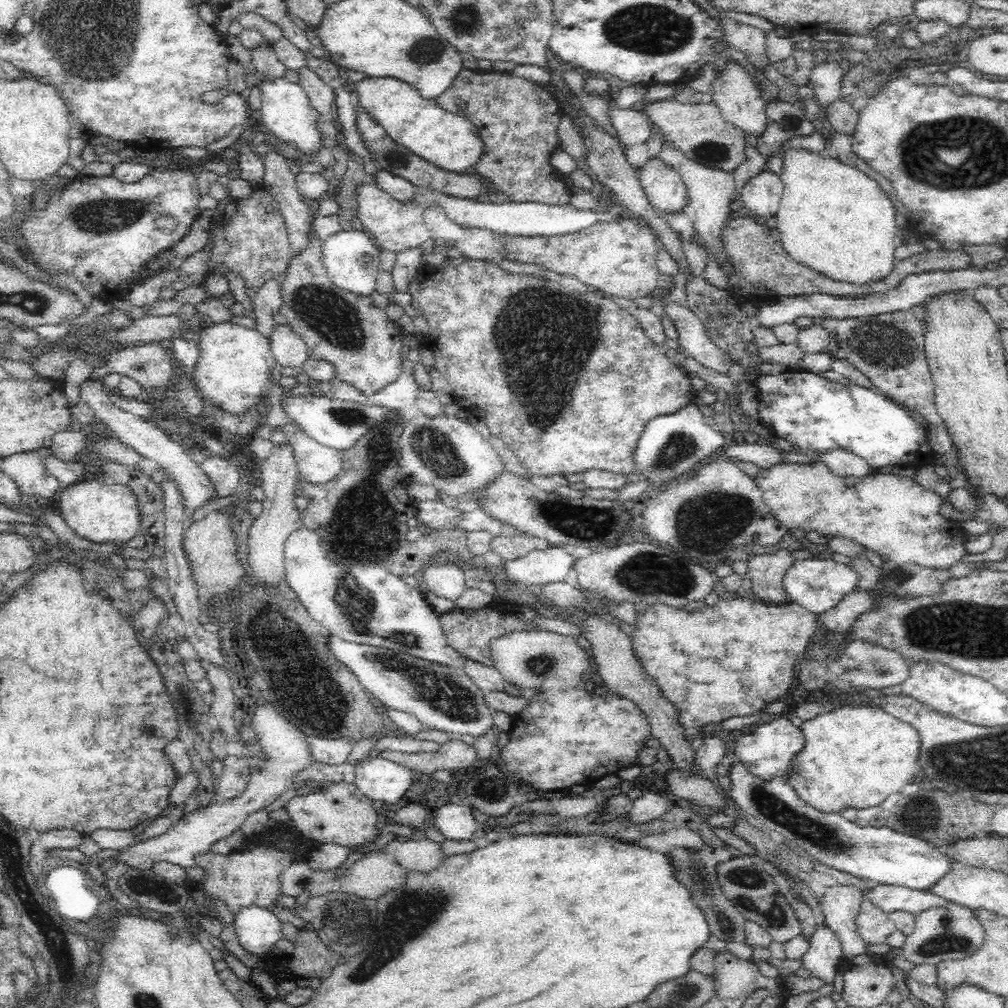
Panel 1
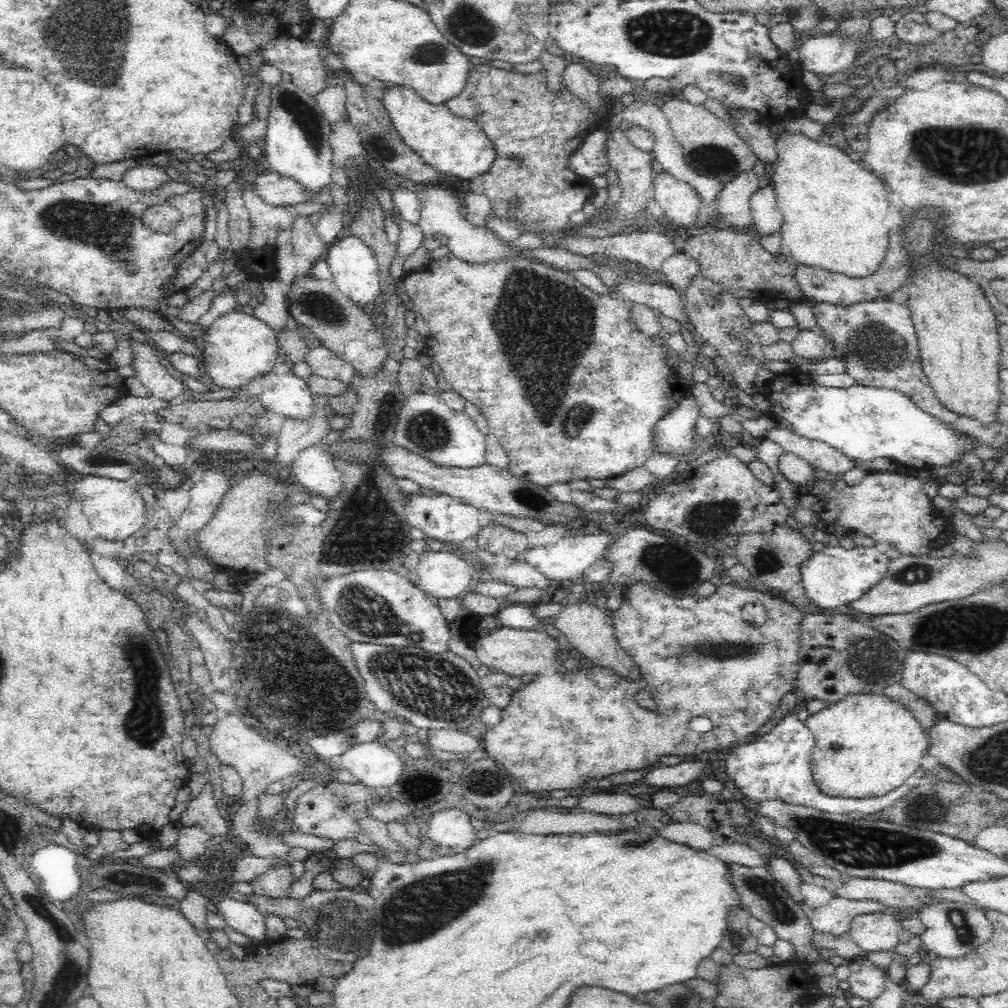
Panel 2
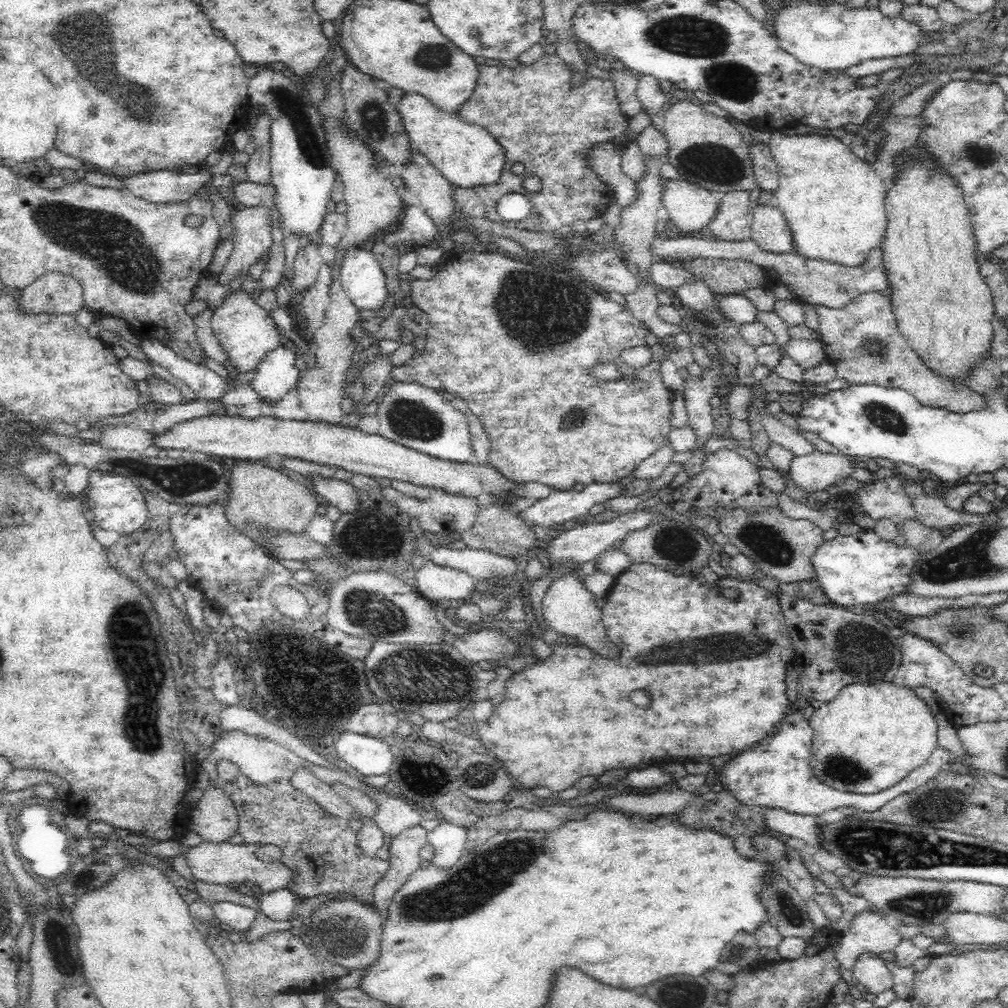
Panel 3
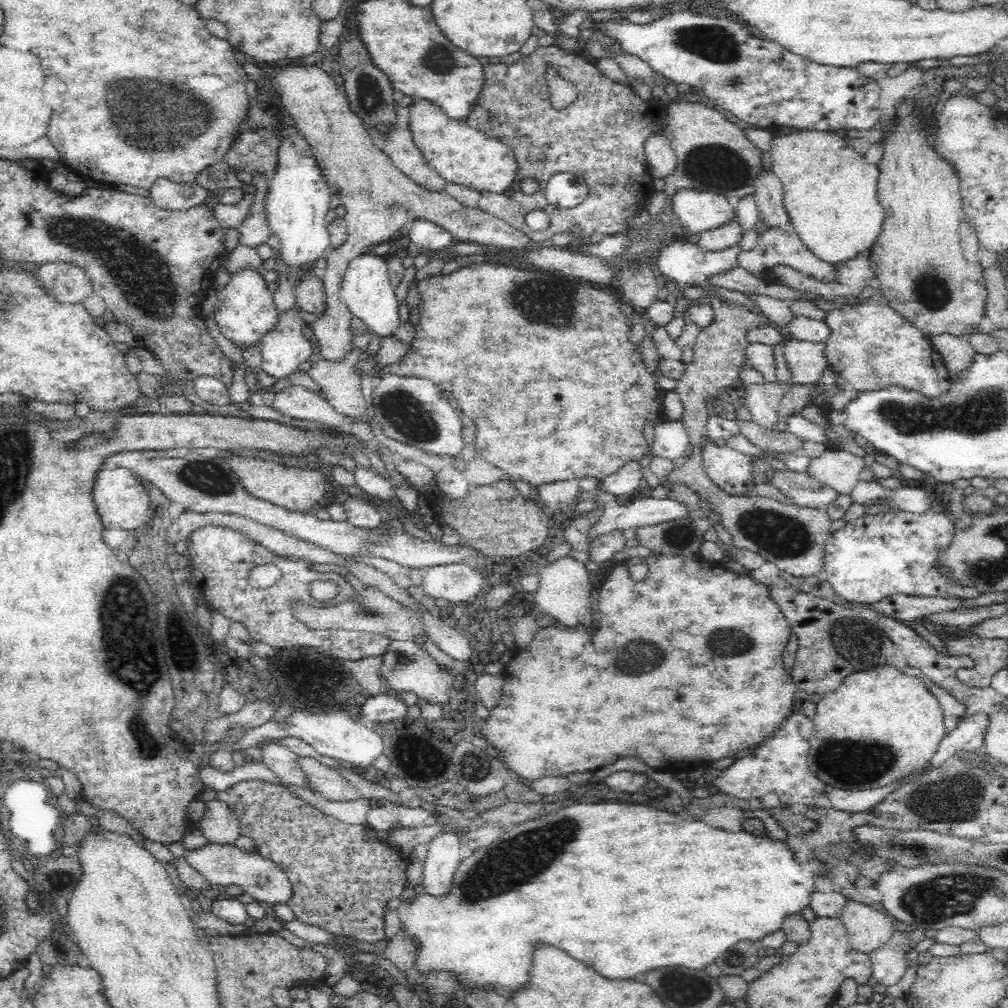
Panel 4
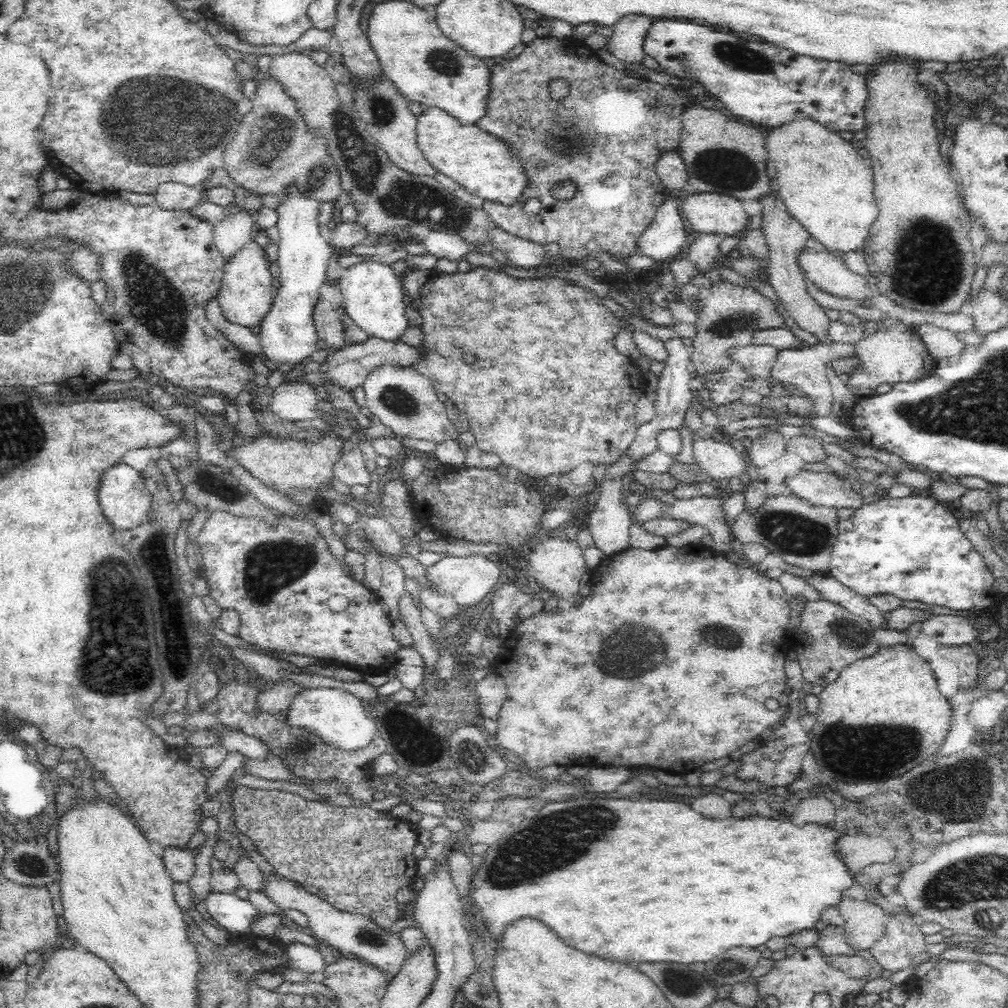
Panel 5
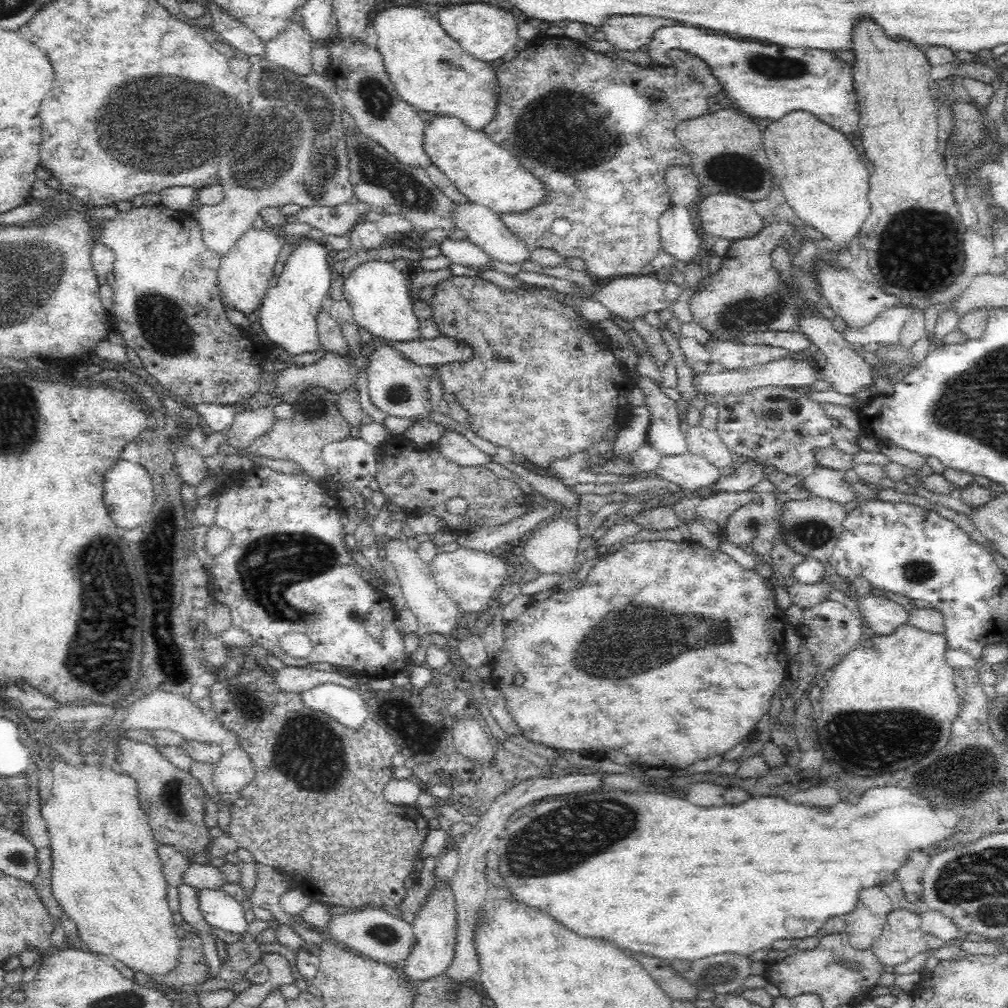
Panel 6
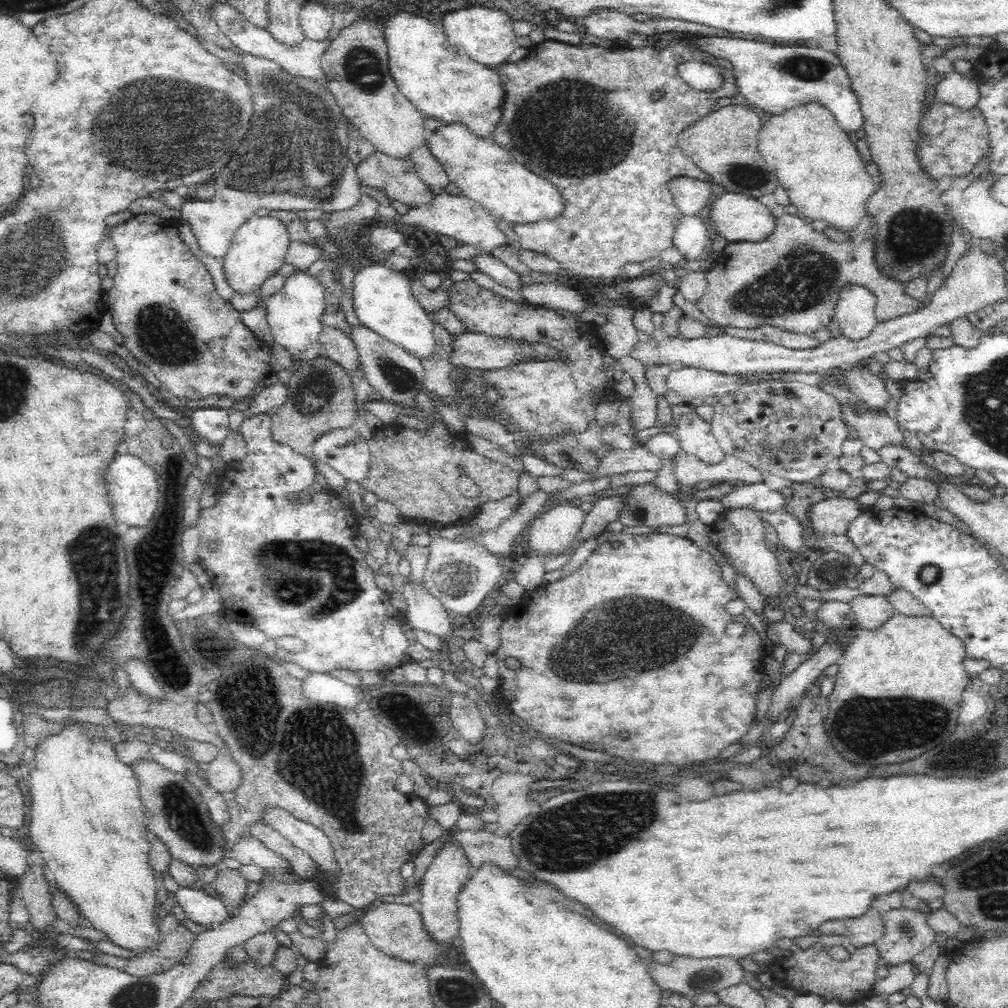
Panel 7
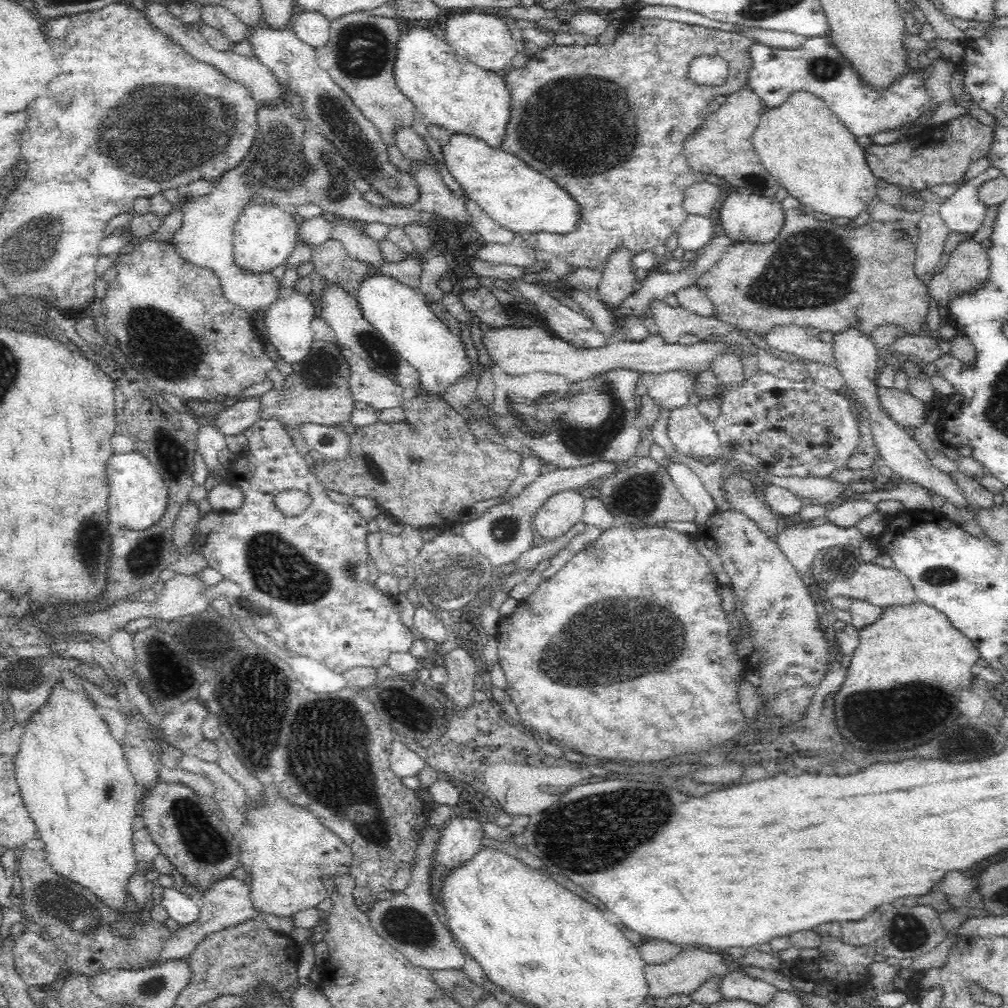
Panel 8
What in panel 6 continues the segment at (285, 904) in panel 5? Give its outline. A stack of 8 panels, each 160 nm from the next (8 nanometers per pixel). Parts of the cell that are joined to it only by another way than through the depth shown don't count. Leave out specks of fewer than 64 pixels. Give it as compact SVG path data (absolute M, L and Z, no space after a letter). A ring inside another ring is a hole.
M376 906L343 915L333 914L332 924L325 928L325 935L329 941L345 945L367 958L393 965L403 964L414 946L413 925L403 920L397 911Z

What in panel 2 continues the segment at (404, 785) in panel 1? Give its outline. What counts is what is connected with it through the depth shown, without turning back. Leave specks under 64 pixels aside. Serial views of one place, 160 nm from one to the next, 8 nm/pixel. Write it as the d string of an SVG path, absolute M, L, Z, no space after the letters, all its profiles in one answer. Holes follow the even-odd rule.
M368 741L349 746L337 757L337 762L368 788L390 789L402 774L403 762L400 754L392 752L384 744Z

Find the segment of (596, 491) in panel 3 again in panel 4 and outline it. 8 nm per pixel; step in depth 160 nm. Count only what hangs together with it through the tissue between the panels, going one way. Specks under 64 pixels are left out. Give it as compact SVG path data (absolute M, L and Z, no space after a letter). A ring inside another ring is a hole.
M630 459L625 462L616 472L609 474L602 480L602 487L605 492L613 496L631 495L641 481L640 459Z

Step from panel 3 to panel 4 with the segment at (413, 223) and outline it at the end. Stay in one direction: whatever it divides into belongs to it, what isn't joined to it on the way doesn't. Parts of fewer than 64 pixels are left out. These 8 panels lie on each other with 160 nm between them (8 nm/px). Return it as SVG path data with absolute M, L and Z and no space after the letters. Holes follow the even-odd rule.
M414 222L409 237L416 247L420 247L425 252L445 252L453 248L453 237L446 230L430 222Z

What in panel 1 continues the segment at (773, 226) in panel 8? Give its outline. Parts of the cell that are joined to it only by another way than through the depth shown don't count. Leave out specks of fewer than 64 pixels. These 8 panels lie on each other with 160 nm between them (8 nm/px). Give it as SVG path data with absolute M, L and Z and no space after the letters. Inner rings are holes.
M658 156L648 159L638 170L638 177L649 203L656 211L674 215L689 208L684 181Z

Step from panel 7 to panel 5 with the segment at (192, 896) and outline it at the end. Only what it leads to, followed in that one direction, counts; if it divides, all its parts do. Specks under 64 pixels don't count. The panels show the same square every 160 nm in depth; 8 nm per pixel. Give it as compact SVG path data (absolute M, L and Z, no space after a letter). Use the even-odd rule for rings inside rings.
M210 892L204 906L222 929L232 936L251 932L252 918L258 914L248 899L241 899L235 893Z

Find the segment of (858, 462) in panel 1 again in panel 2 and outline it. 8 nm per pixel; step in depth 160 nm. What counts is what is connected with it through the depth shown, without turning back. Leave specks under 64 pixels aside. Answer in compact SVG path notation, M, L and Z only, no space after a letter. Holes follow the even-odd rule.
M788 428L768 430L764 438L779 444L786 453L794 453L812 466L821 468L832 475L841 476L844 472L861 465L844 456L839 450L828 446L825 442L810 440Z

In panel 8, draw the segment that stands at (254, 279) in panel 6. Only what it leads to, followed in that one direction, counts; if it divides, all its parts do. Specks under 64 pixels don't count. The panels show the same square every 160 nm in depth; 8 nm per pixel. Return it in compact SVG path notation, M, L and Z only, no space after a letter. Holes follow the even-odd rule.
M248 203L238 216L233 233L233 252L235 262L255 274L271 273L276 265L287 262L297 243L299 223L293 216L293 209L276 206L273 203Z

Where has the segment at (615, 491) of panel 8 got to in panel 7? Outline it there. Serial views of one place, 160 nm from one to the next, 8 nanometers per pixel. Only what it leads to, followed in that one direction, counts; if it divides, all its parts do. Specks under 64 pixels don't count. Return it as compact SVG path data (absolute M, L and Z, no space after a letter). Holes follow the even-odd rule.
M643 483L630 488L624 494L618 494L620 502L618 518L624 526L669 526L674 528L686 522L686 509L676 496L658 488L656 484Z

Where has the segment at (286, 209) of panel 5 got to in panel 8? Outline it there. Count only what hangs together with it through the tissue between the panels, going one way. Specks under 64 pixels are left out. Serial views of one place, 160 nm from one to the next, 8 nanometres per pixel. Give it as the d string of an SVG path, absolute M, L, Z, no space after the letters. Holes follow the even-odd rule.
M289 293L265 311L264 326L268 340L279 352L285 362L290 365L300 363L309 354L310 346L314 342L314 331L310 326L315 318L314 304L303 294Z

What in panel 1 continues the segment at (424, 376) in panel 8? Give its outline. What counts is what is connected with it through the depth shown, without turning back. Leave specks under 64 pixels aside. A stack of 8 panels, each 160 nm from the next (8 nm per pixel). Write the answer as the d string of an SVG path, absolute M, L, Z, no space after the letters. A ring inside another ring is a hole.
M341 230L323 242L321 252L327 276L336 287L360 297L370 297L376 291L377 279L382 271L379 258L380 248L364 230Z

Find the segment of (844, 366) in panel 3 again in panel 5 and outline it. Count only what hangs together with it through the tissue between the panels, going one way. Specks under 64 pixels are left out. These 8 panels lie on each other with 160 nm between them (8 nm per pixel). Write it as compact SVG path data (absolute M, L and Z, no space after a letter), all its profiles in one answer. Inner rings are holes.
M888 318L882 325L886 325L886 332L880 330L872 336L866 336L855 346L855 354L852 357L858 358L860 364L848 378L845 378L845 385L850 390L874 389L884 383L893 385L899 382L916 382L934 366L934 359L922 345L921 338L913 326L904 326L895 318Z

